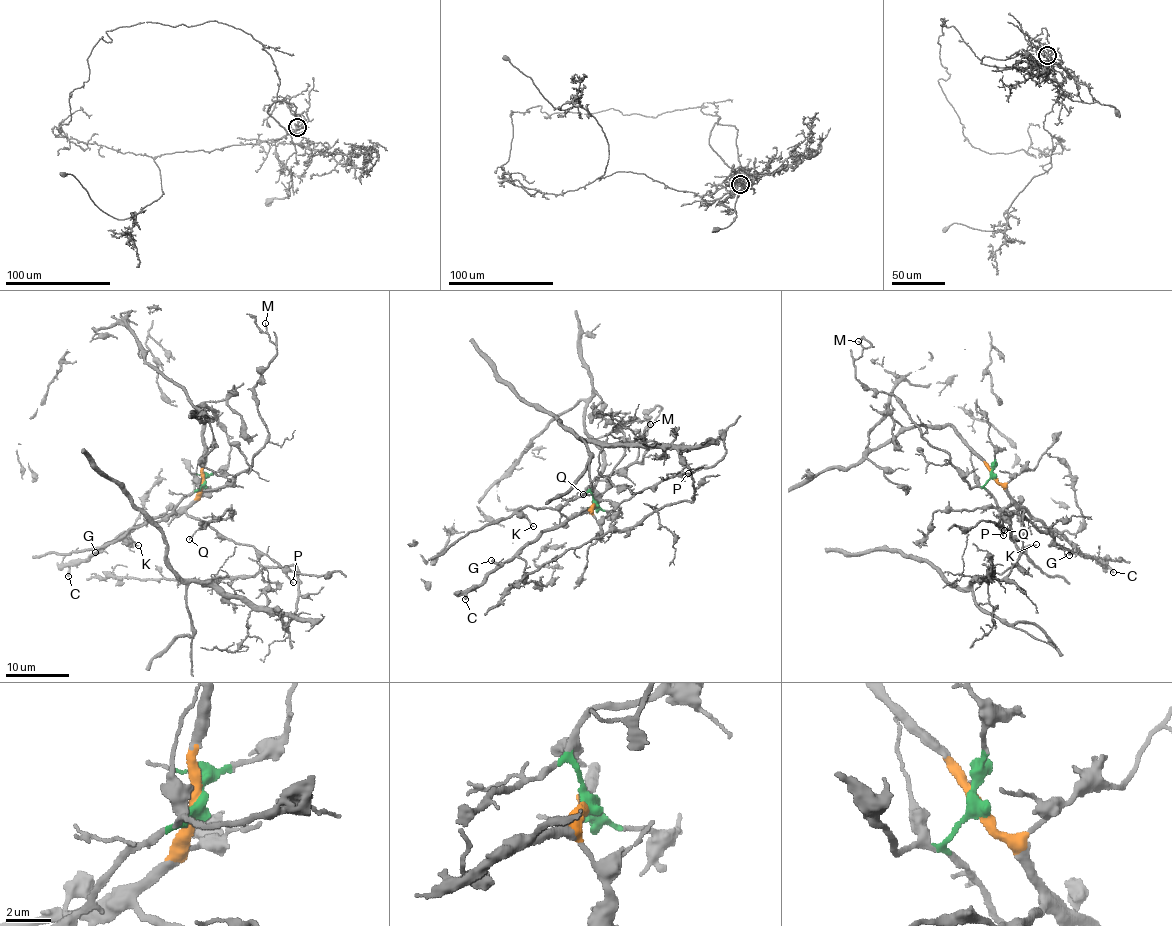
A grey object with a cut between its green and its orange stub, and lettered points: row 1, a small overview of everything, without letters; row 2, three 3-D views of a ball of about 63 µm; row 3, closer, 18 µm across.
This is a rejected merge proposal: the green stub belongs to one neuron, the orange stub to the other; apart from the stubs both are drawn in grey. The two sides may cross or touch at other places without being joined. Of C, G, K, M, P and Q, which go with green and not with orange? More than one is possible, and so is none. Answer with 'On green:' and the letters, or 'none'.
On green: K, M

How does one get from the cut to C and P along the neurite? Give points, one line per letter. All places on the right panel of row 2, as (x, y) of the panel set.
C: (993, 475), (1009, 498), (1025, 512), (1114, 572)
P: (993, 475), (1010, 502), (1006, 510), (1012, 512), (1000, 517), (999, 530), (1002, 535)

